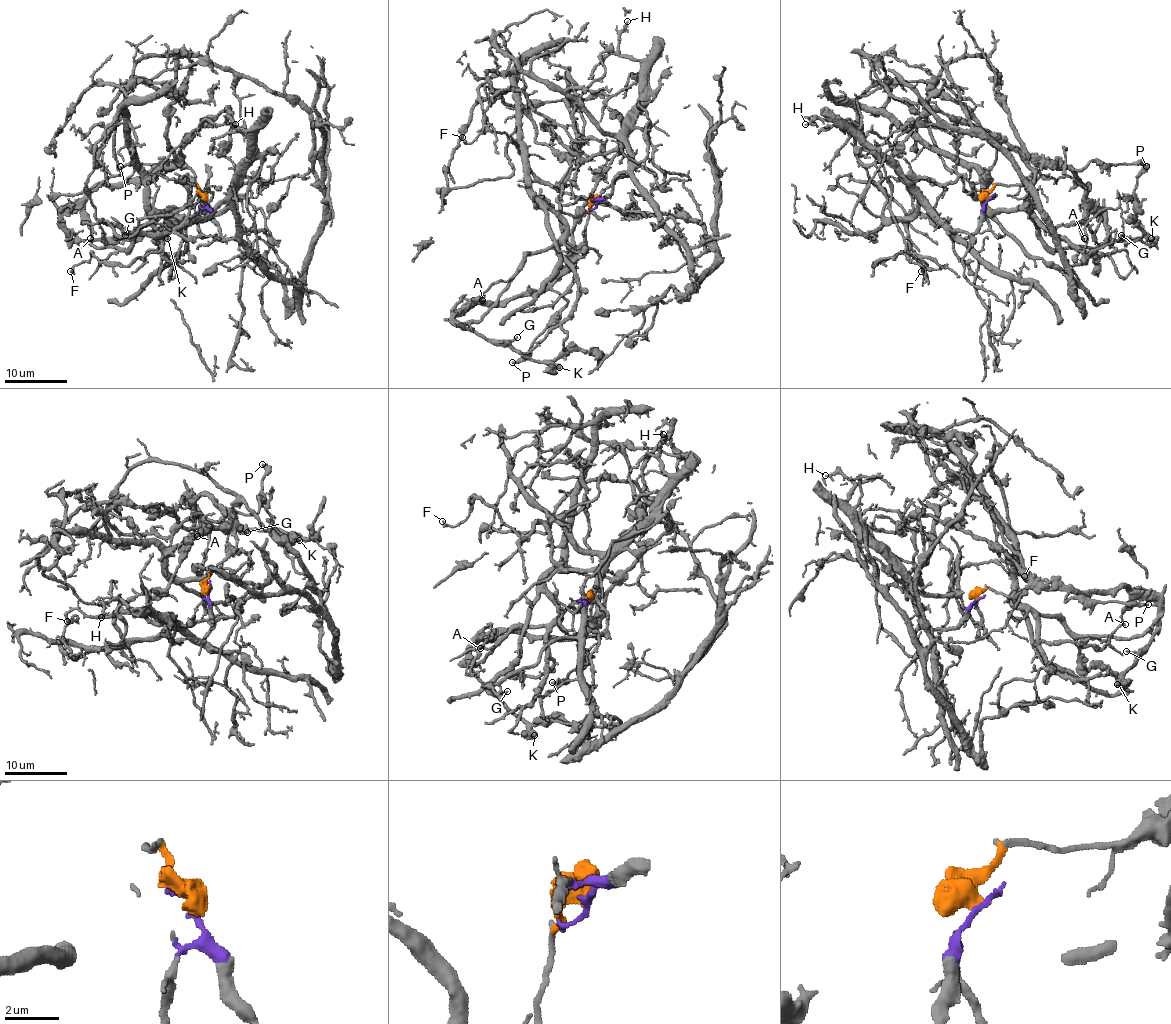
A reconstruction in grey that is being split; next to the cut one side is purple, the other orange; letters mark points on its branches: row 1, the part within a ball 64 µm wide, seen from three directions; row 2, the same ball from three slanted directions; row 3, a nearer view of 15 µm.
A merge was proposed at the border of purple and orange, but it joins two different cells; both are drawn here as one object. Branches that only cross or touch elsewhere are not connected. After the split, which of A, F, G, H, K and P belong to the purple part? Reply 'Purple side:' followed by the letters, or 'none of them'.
Purple side: F, H

